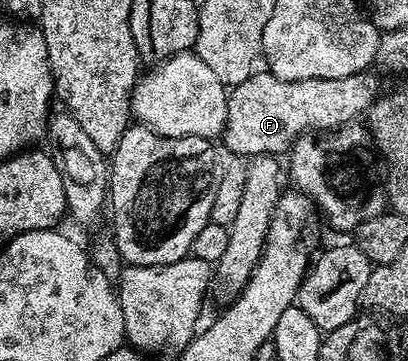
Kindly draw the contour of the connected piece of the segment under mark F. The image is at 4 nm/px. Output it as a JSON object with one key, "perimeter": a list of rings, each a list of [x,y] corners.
{"perimeter":[[[258,69],[244,81],[237,83],[226,96],[226,127],[220,139],[226,142],[226,147],[234,157],[253,157],[256,155],[273,155],[275,157],[289,152],[293,142],[303,133],[315,129],[333,129],[349,125],[369,112],[375,99],[379,98],[378,79],[373,70],[367,69],[352,77],[339,79],[305,79],[304,81],[288,81],[275,75],[269,70]]]}

